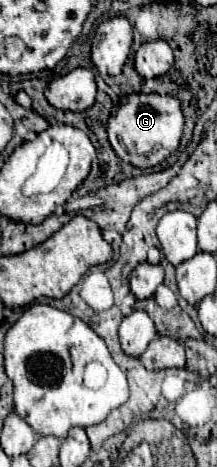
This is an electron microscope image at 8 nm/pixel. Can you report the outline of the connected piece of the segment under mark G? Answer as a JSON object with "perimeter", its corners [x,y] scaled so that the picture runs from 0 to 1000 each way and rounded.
{"perimeter":[[[608,199],[562,212],[553,229],[498,255],[498,298],[535,332],[636,358],[691,362],[765,345],[829,310],[848,285],[848,242],[820,208],[728,203],[728,199]]]}

